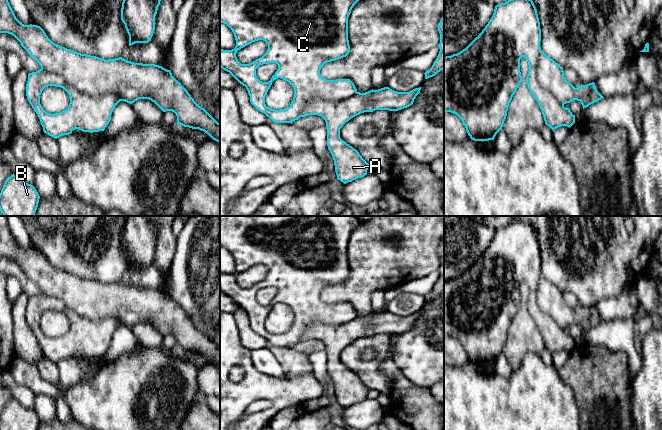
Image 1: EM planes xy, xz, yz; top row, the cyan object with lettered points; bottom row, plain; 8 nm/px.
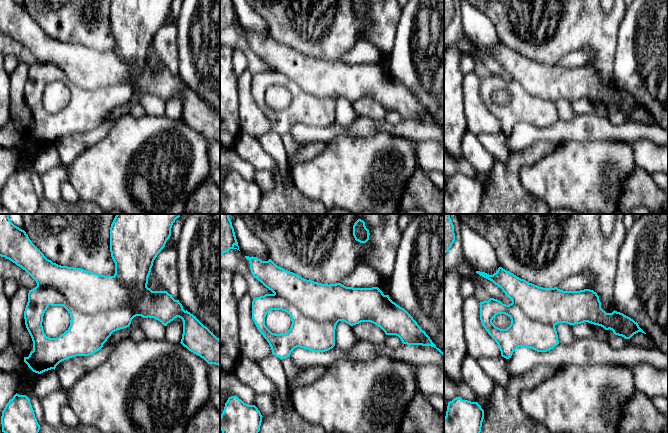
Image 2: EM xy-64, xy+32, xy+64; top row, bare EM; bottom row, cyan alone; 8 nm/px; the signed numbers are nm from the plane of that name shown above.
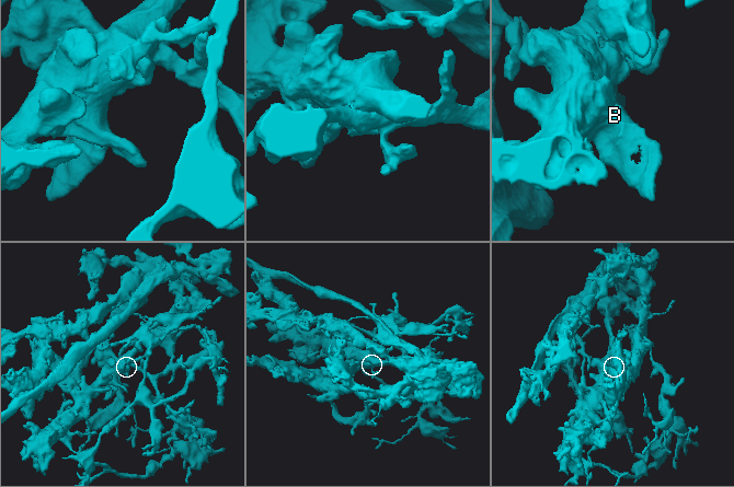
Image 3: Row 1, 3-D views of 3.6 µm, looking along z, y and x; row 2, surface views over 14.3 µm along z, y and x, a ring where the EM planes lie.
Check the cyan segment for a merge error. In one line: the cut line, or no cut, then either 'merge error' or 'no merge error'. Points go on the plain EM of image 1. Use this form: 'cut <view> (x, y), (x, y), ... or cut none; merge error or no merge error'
cut none; no merge error

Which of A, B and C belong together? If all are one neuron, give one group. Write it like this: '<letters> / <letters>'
A B C

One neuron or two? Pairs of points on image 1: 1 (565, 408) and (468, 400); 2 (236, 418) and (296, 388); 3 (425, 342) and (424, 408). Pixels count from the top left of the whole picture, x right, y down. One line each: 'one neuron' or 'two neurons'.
1: one neuron
2: one neuron
3: two neurons

